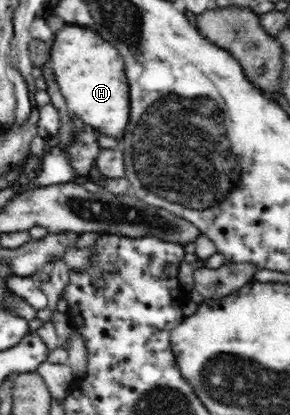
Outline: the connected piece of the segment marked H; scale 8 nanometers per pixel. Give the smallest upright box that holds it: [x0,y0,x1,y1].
[50,23,130,139]

